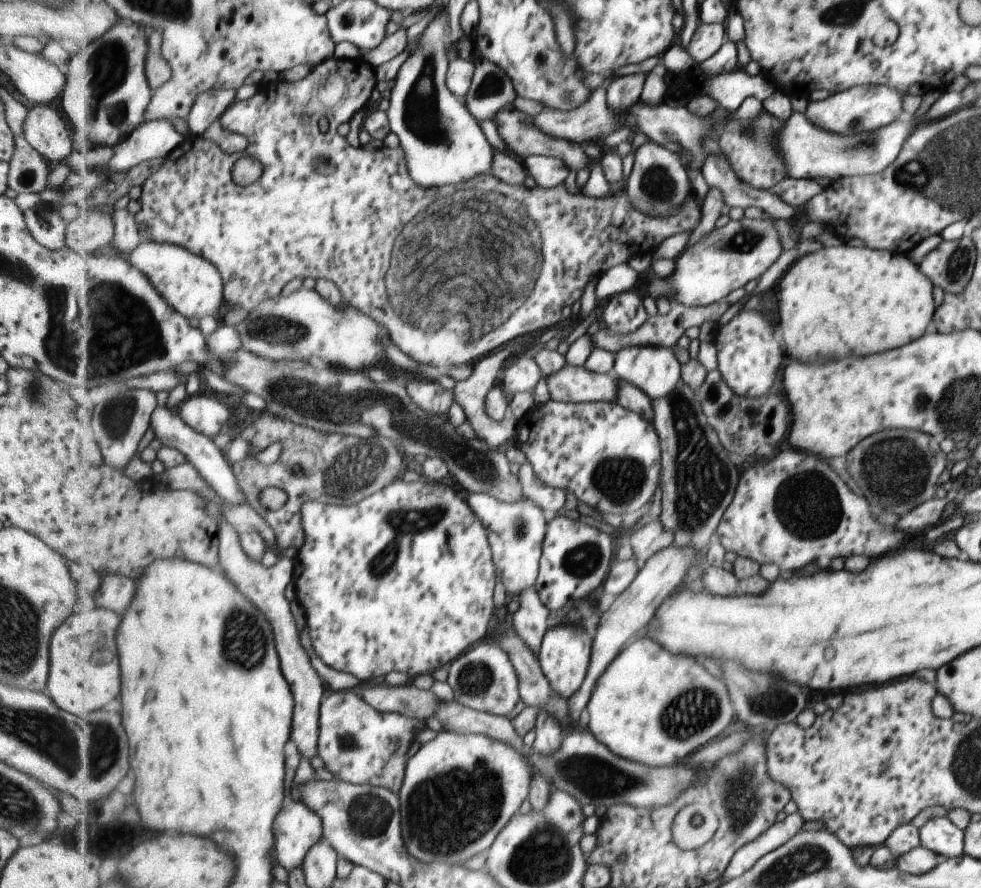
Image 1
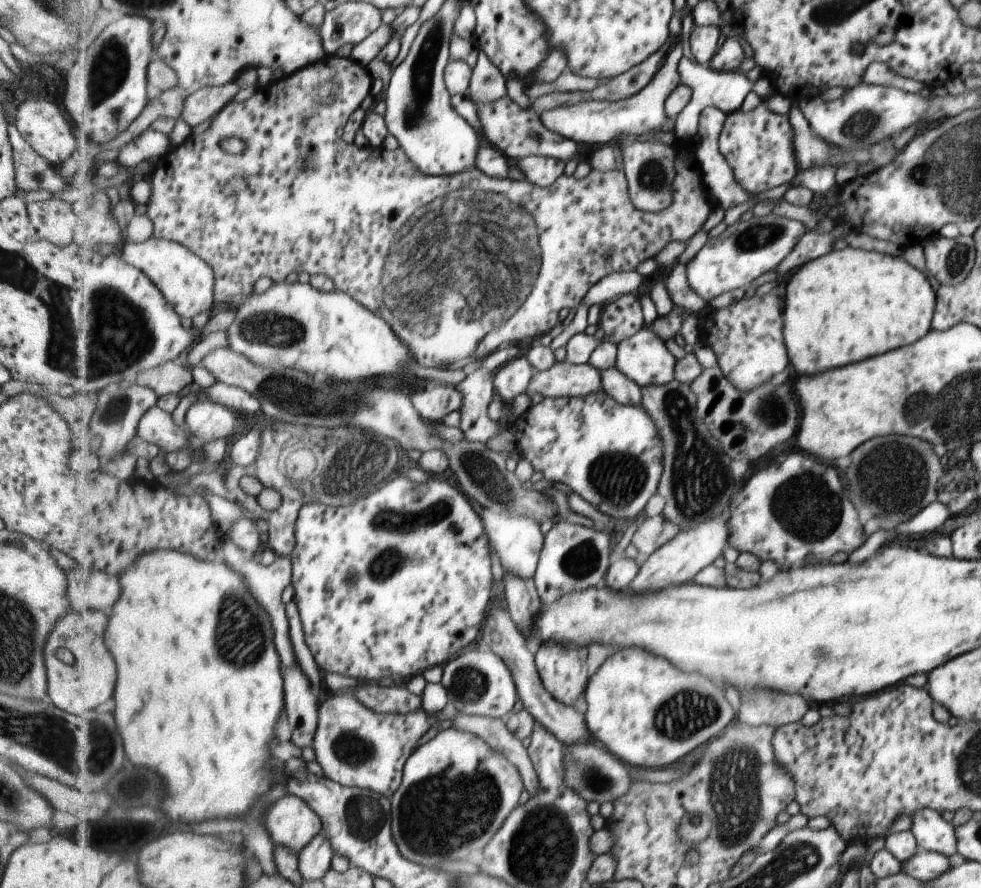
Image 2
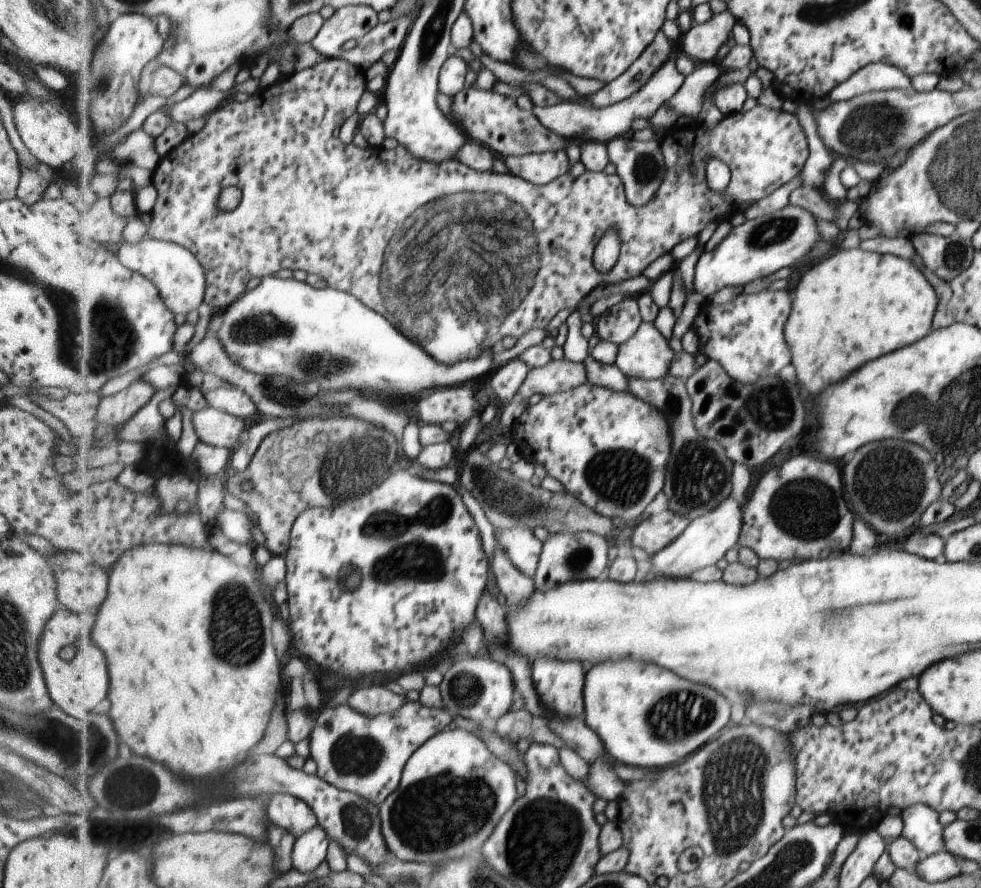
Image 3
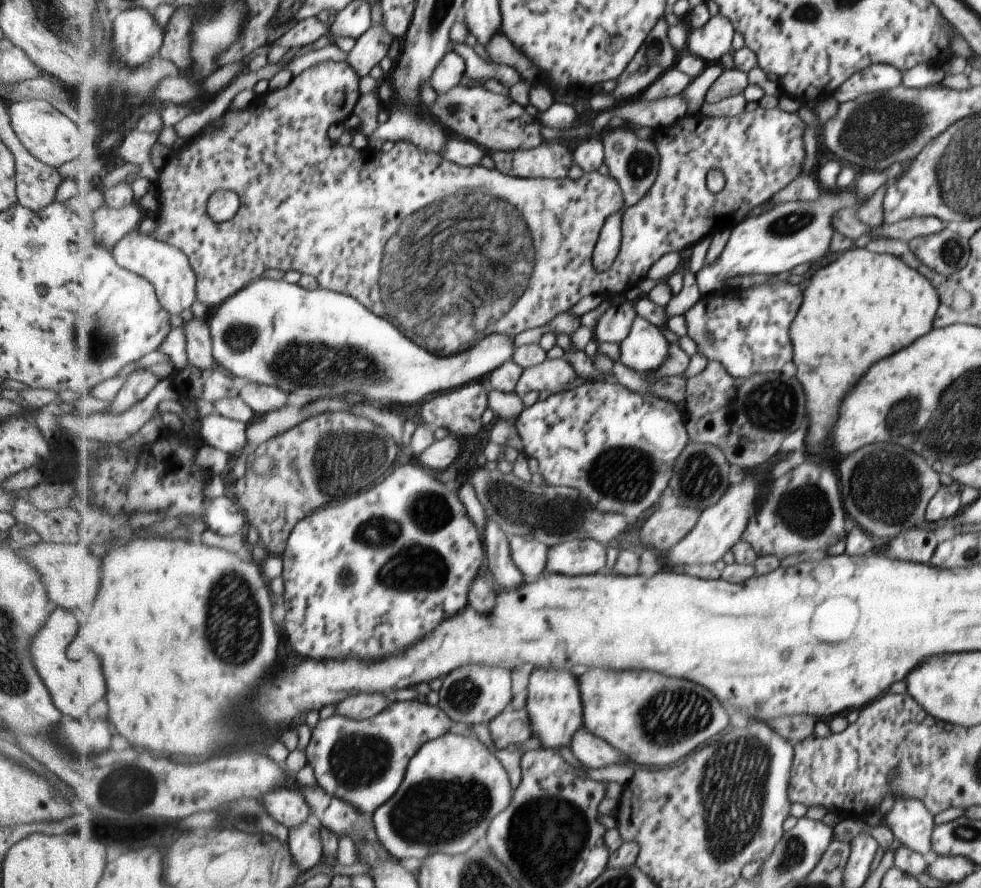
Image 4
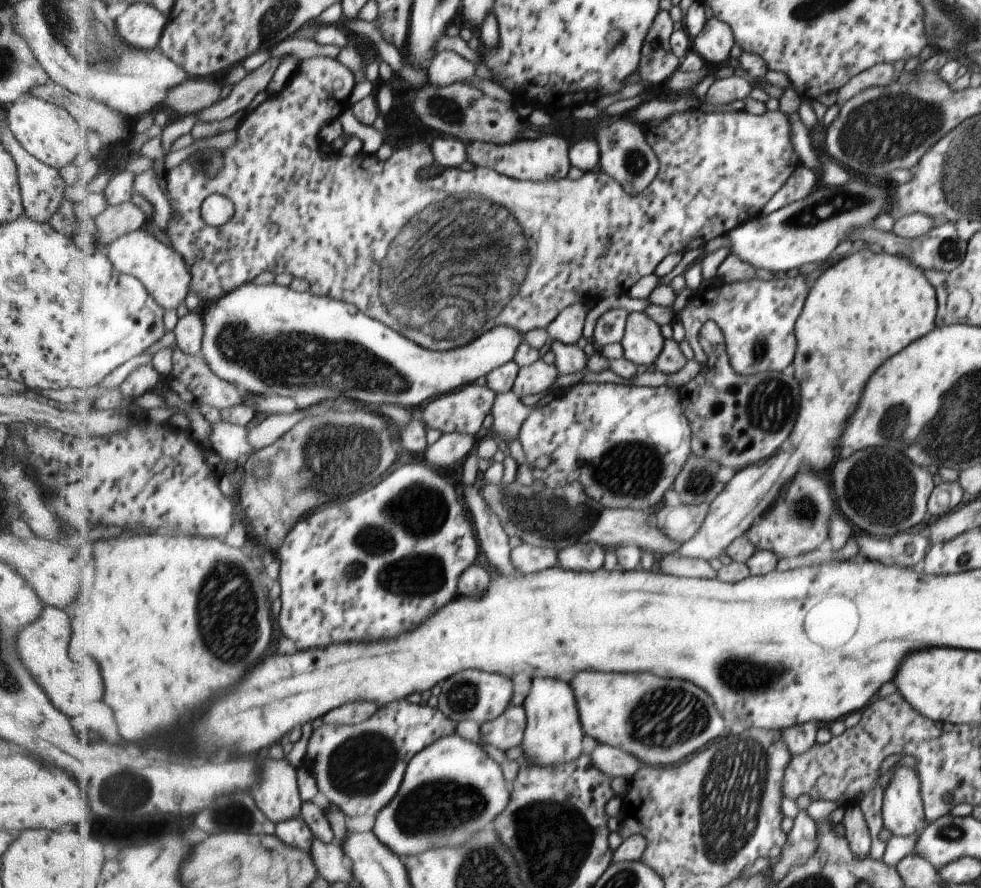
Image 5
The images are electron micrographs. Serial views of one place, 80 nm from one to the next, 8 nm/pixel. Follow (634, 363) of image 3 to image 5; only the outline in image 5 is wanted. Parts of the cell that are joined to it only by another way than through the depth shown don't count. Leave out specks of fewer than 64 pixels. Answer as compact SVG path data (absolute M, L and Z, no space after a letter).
M633 312L628 316L626 331L621 344L625 357L640 369L653 367L665 349L661 325L645 313Z

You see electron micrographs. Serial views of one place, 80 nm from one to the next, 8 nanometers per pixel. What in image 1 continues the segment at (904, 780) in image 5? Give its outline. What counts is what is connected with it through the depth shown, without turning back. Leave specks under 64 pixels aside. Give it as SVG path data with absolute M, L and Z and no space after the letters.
M946 817L927 820L920 831L920 846L941 858L956 858L964 854L965 832Z

